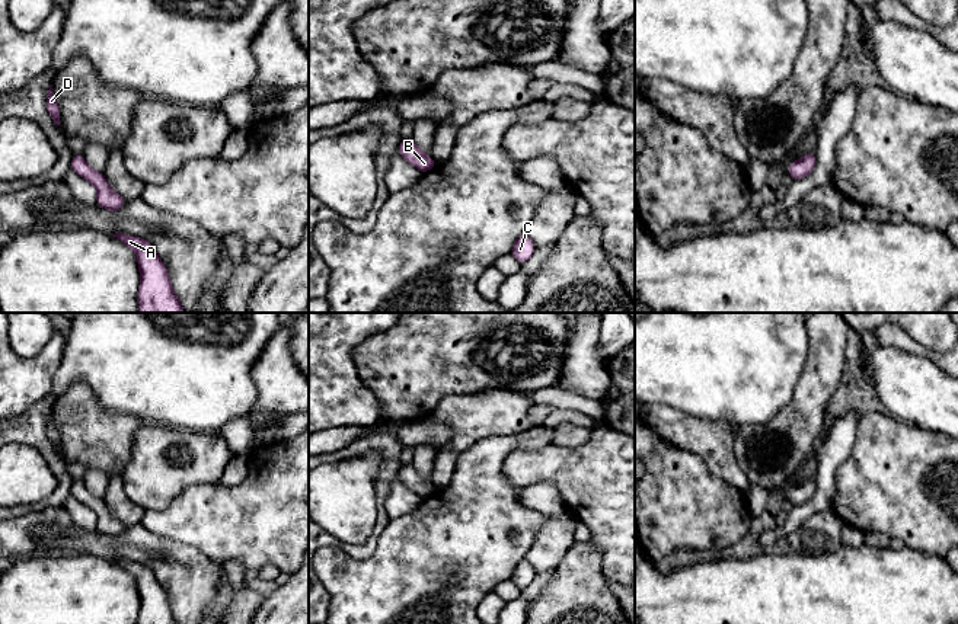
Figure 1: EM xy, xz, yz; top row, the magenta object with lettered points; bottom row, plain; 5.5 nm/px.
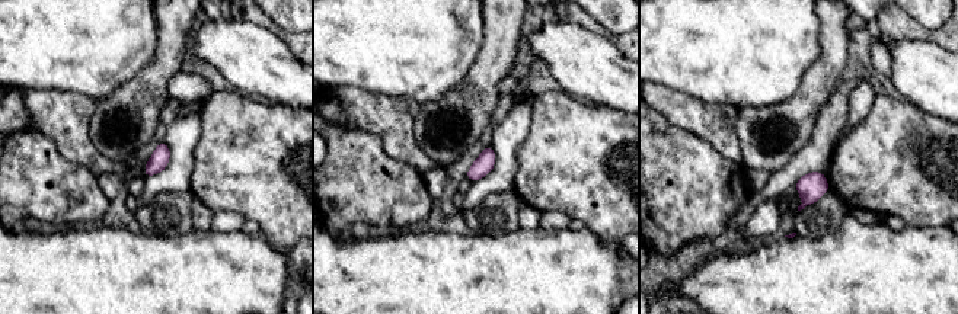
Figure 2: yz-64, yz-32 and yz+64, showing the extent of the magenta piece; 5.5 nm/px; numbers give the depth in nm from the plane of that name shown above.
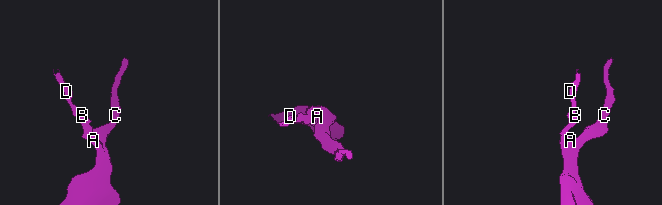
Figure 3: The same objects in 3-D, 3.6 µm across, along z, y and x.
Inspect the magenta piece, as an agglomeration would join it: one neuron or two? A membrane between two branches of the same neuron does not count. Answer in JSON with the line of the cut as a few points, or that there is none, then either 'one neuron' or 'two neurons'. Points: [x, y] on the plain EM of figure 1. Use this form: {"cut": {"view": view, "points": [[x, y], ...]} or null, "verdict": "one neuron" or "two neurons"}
{"cut": null, "verdict": "one neuron"}

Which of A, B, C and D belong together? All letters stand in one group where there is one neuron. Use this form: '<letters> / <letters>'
A B C D

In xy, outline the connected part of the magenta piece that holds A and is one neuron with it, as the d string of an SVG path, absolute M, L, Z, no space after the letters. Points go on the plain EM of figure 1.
M121 559L112 561L131 573L137 582L140 595L140 614L137 624L178 624L169 607L167 595L151 569Z

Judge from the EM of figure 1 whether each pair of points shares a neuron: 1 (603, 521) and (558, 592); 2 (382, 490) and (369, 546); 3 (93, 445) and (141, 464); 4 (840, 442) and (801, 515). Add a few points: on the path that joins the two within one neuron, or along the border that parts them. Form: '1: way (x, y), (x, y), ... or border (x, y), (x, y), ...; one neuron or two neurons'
1: border (590, 541), (600, 550), (603, 573); two neurons
2: way (380, 504), (380, 525), (376, 533); one neuron
3: border (140, 428), (133, 441), (130, 460), (121, 474); two neurons
4: way (829, 460), (826, 488), (818, 498); one neuron

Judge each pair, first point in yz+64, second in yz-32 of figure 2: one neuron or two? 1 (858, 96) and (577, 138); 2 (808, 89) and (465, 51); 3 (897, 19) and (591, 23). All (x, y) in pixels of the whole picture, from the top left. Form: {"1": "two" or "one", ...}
{"1": "two", "2": "two", "3": "one"}

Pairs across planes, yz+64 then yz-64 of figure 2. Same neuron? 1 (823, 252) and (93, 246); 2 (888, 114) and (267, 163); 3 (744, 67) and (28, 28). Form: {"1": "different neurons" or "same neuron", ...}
{"1": "same neuron", "2": "same neuron", "3": "same neuron"}

